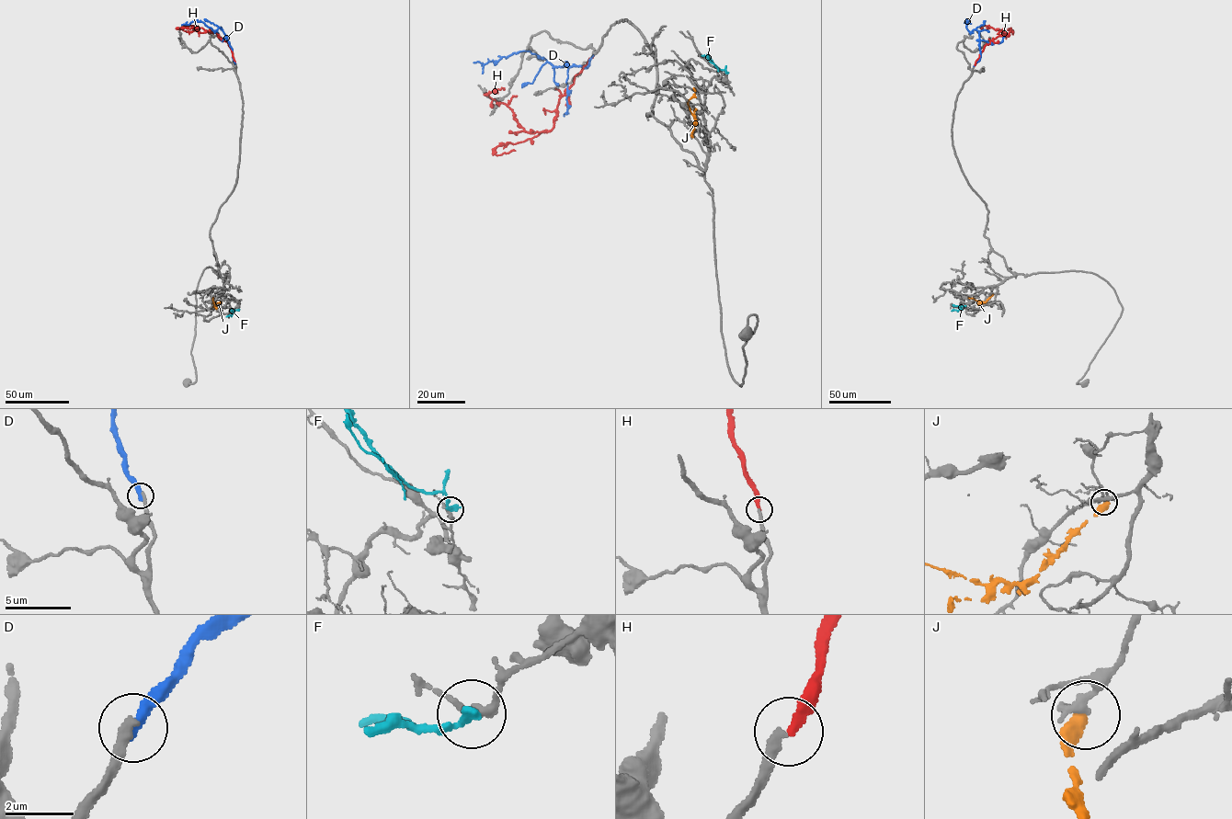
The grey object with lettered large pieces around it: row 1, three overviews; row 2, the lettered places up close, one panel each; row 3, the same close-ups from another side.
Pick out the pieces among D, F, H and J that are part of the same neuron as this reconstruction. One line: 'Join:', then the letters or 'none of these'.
Join: H

